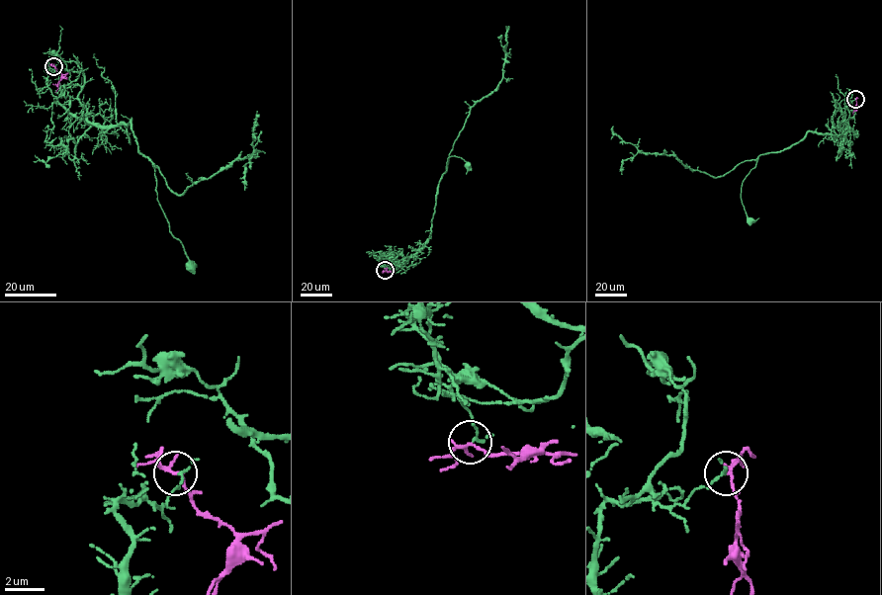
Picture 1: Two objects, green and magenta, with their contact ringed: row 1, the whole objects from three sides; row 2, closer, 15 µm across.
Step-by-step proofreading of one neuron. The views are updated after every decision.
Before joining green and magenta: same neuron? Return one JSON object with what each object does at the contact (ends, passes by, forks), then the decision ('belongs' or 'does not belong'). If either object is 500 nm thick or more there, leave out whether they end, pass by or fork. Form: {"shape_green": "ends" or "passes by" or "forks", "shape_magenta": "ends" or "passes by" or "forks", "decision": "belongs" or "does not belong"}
{"shape_green": "passes by", "shape_magenta": "forks", "decision": "does not belong"}

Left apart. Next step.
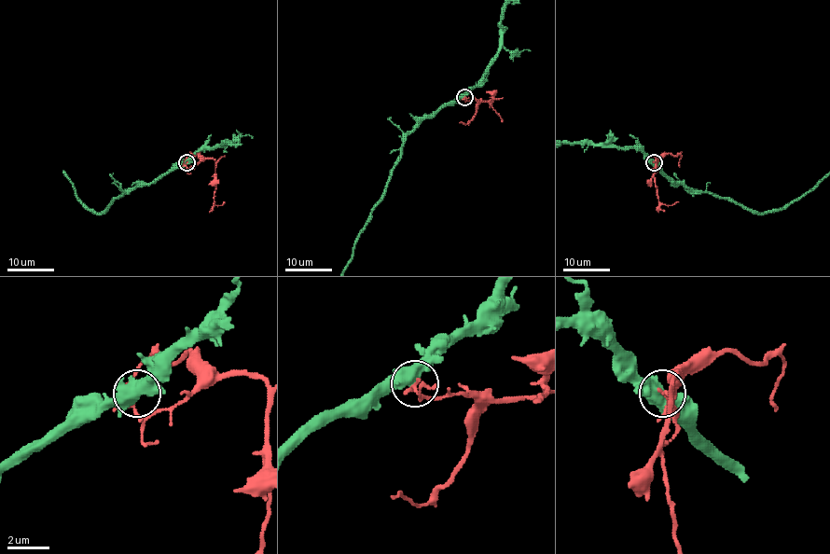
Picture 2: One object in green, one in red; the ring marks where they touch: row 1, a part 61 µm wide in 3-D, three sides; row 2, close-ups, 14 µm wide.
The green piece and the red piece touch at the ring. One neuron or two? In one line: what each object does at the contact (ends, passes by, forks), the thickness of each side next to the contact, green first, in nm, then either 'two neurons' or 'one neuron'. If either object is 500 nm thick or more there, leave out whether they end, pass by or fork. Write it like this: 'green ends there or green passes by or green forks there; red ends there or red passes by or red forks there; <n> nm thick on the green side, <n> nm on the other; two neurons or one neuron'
green forks there; red ends there; 460 nm thick on the green side, 150 nm on the other; two neurons

